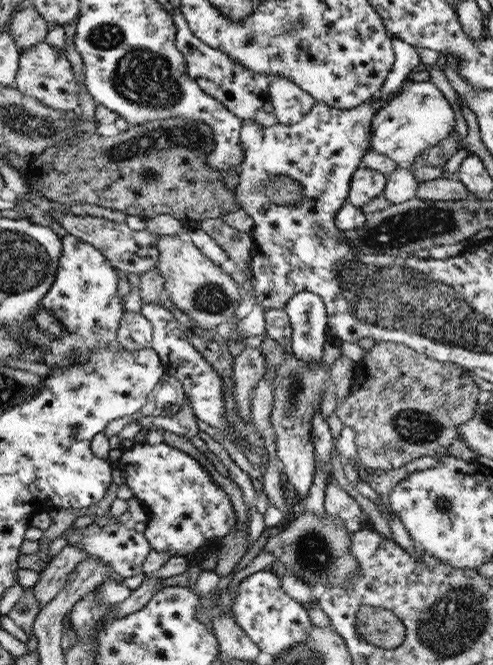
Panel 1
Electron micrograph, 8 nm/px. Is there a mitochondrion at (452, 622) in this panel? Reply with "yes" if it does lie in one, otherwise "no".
yes

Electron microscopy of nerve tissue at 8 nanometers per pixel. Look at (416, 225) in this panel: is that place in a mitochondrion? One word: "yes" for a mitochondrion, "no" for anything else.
yes

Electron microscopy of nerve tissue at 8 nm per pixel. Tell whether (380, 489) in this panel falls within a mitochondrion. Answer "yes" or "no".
no

